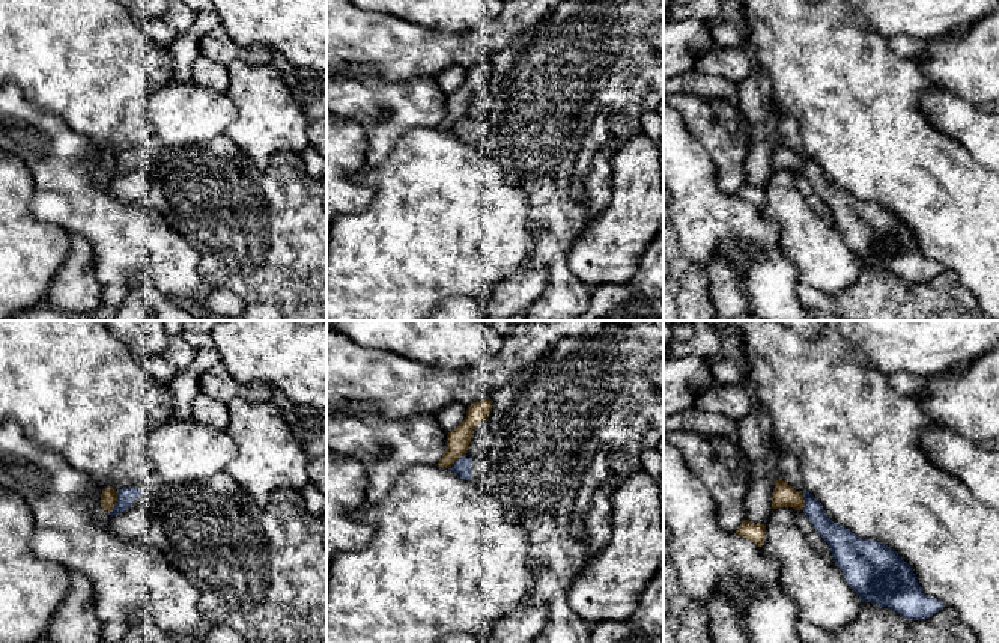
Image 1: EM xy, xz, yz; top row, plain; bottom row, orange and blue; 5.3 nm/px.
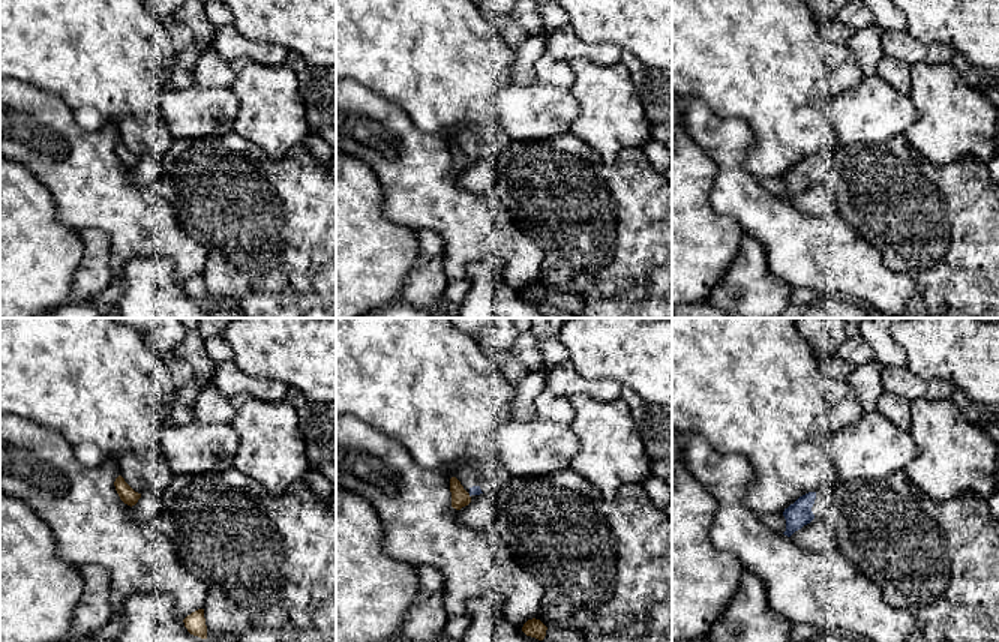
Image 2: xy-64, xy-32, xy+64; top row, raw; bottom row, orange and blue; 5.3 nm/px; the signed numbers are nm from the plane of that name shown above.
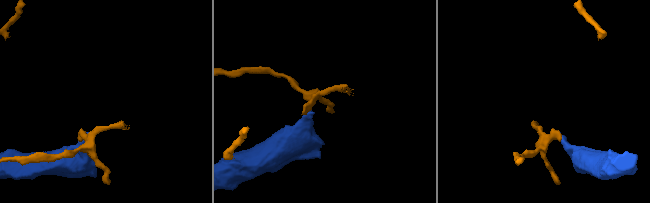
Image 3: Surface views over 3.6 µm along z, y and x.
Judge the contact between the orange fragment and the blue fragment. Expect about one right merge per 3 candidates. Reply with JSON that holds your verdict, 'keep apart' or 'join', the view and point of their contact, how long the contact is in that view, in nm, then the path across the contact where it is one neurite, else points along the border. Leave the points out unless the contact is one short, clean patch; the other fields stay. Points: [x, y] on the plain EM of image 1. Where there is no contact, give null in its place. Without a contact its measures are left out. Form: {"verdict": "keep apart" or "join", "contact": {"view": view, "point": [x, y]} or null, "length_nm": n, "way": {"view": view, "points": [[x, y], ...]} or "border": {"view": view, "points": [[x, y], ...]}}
{"verdict": "keep apart", "contact": {"view": "xy", "point": [116, 163]}, "length_nm": 130}

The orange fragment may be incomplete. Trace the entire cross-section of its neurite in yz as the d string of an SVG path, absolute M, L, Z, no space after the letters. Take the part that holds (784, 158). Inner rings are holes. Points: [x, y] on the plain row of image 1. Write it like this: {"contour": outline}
{"contour": "M779 142L775 145L772 157L772 170L793 170L794 173L803 173L803 157L791 151L785 143Z"}

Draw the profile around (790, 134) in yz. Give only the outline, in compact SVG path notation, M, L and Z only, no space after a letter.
M785 120L779 125L781 142L785 143L791 151L805 155L805 148L800 136L800 130L796 120Z

